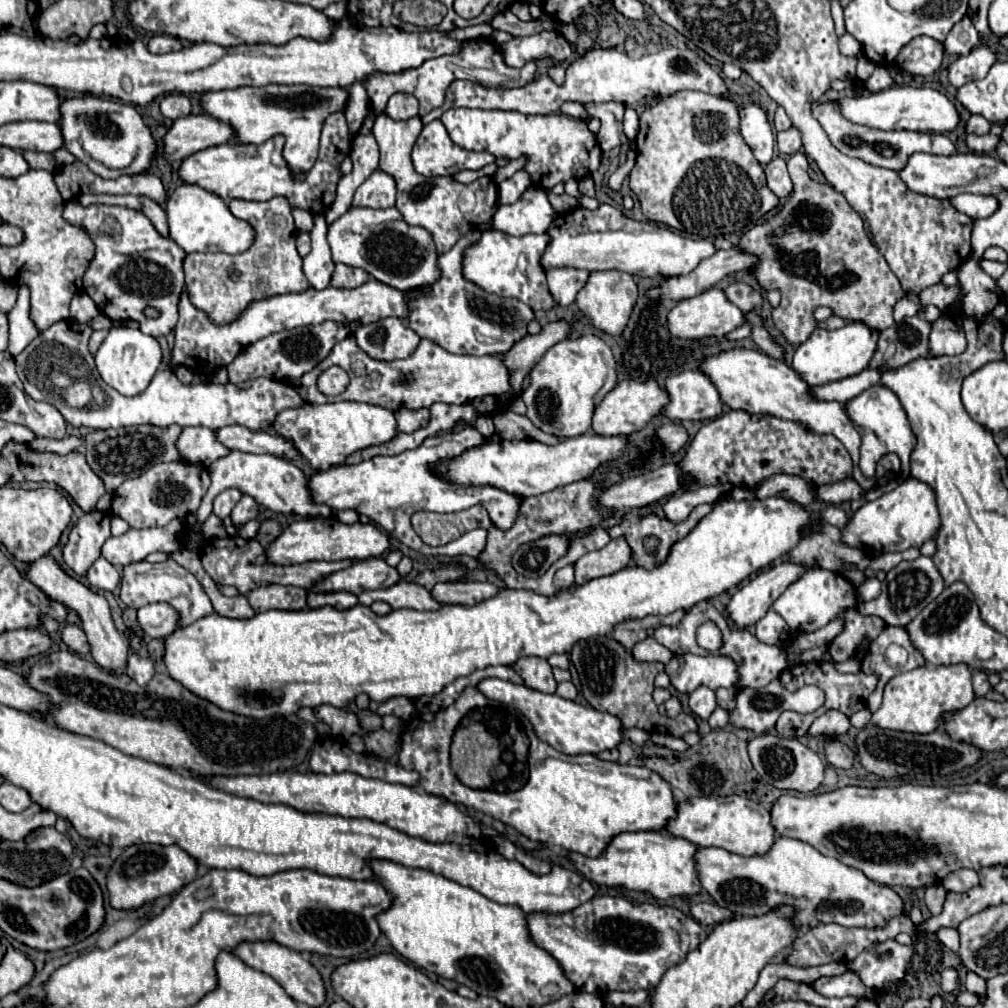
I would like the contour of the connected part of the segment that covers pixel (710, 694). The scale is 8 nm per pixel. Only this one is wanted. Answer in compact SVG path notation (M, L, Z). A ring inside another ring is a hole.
M697 688L693 694L689 694L689 708L691 712L701 718L701 720L709 720L709 716L713 714L713 710L717 708L715 702L715 692L711 688Z

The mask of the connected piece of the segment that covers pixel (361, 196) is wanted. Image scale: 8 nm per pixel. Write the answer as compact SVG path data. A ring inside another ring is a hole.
M377 170L355 192L353 204L359 208L391 208L395 206L395 180Z

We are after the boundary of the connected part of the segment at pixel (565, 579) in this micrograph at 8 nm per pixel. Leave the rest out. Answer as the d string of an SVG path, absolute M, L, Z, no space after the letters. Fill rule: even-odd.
M565 566L565 568L557 570L555 584L559 590L569 590L573 586L573 566Z

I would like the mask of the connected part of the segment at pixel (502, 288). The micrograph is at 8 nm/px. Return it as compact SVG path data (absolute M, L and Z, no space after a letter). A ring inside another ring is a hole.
M483 230L481 240L465 254L465 278L487 292L495 292L505 298L519 298L533 310L553 310L557 302L547 288L545 270L541 266L541 256L545 254L549 242L549 234L525 234L515 238L499 230Z

